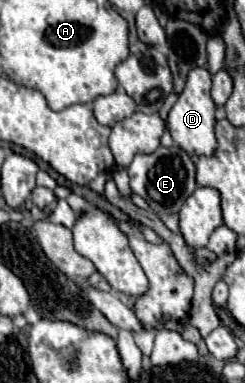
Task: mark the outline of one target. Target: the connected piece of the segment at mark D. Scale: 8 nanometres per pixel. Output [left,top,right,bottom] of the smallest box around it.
[167,67,217,155]

